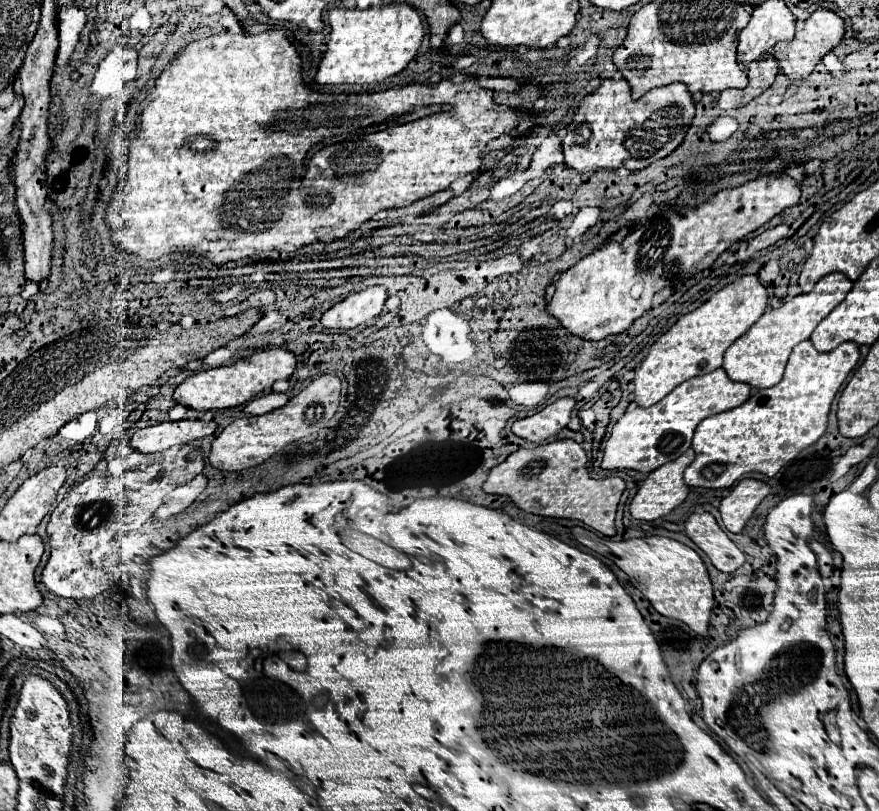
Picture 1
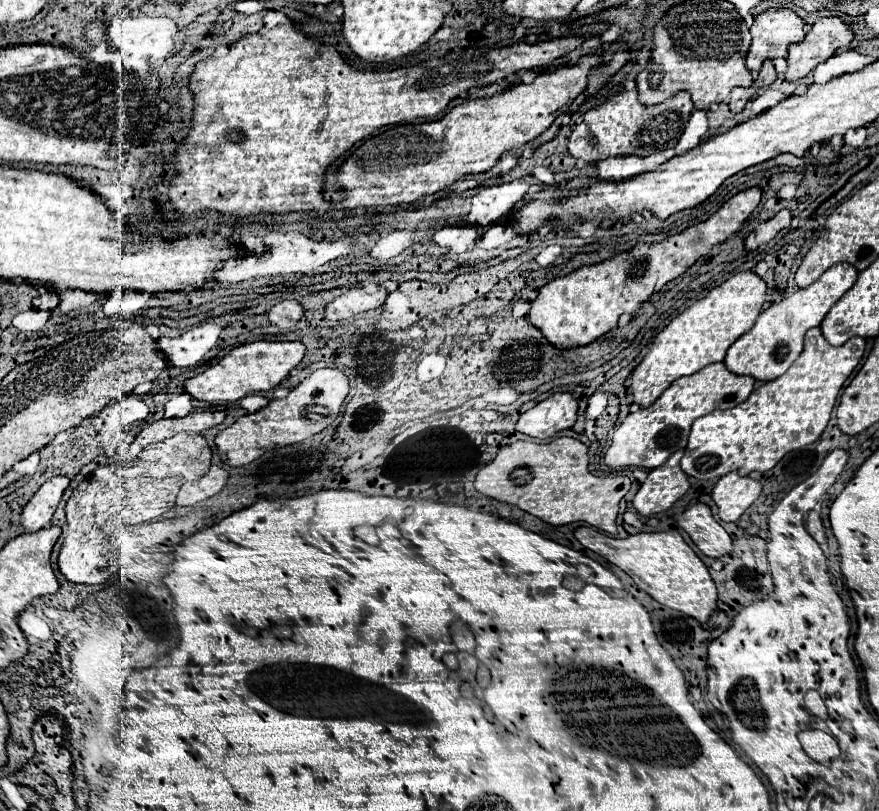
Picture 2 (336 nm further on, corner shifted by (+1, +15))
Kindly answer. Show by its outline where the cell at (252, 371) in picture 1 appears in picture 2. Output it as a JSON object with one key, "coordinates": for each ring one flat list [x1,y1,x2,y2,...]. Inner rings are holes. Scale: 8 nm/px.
{"coordinates":[[257,340,251,344,243,344,239,348,233,348,215,366,209,366,205,372,185,380,185,392,205,402,235,402,249,396,251,392,267,392,277,388,301,362,303,356,305,346,301,342]]}

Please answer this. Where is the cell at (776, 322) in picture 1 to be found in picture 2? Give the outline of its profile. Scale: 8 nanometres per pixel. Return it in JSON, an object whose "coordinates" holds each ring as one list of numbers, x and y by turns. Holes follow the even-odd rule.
{"coordinates":[[847,262,835,264,811,286,797,290,795,294,787,296,779,304,771,304,767,310,763,310,759,314,755,326,731,344,731,348,727,350,727,356,725,356,725,366,733,374,753,376,759,382,769,382,769,380,775,380,781,374,785,374,787,368,799,358,799,354,803,350,805,332,823,322,823,318,827,316,831,306,855,284,857,274,859,272]]}

